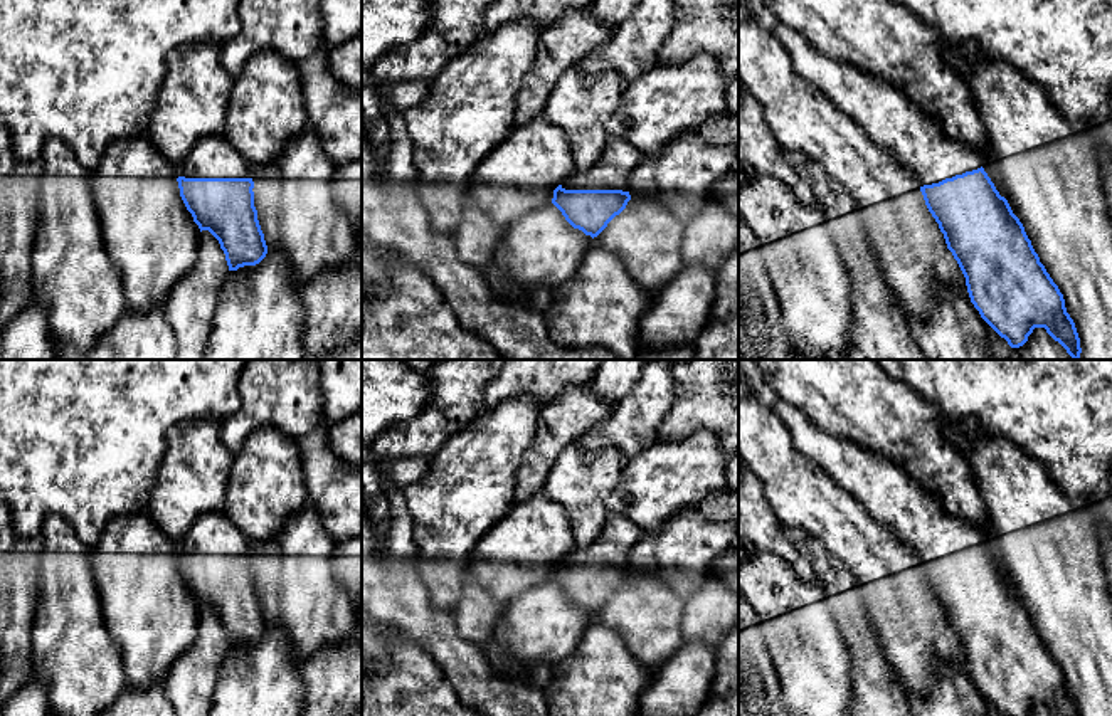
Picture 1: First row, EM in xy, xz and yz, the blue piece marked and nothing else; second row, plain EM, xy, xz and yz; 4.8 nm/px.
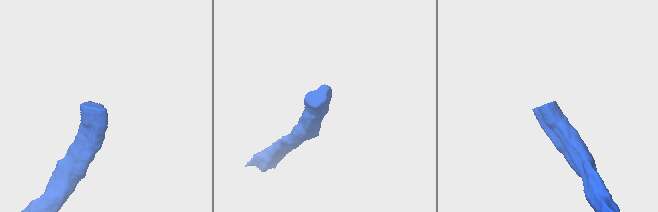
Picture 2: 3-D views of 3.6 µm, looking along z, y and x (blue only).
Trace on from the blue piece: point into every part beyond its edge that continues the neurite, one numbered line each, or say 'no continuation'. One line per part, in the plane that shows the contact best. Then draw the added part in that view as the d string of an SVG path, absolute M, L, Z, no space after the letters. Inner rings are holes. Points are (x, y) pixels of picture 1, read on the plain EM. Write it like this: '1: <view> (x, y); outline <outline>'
1: xy (212, 533); outline M205 513L187 529L178 548L185 555L251 555L251 540L224 513Z

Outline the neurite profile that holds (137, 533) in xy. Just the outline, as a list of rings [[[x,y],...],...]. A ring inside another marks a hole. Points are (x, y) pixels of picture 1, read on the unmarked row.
[[[146,509],[109,521],[98,546],[89,553],[104,624],[119,647],[128,686],[163,684],[172,664],[197,637],[200,605],[180,573],[178,553],[178,543],[163,534]]]

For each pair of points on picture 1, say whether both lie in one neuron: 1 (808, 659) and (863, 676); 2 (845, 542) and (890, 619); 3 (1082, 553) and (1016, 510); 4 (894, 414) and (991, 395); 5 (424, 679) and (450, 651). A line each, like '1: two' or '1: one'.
1: two
2: one
3: one
4: two
5: two

